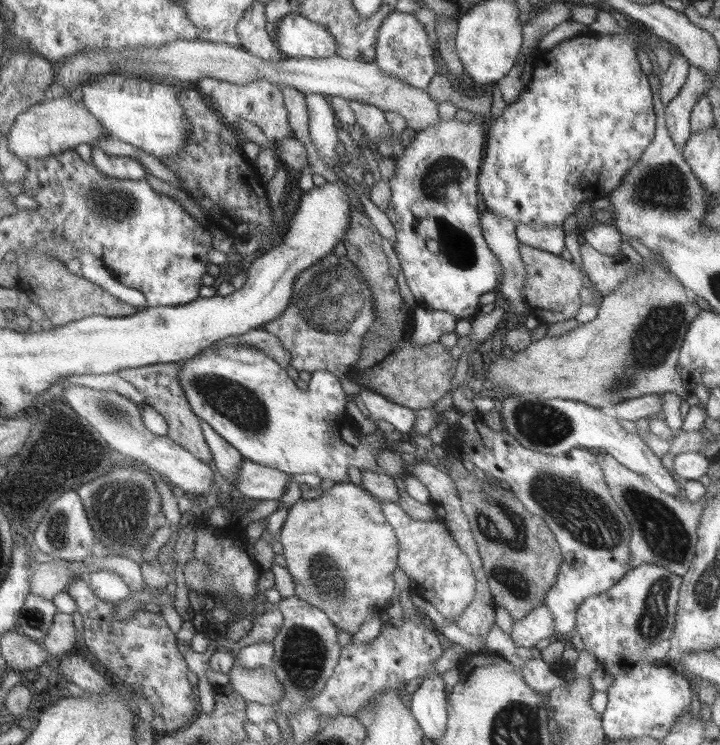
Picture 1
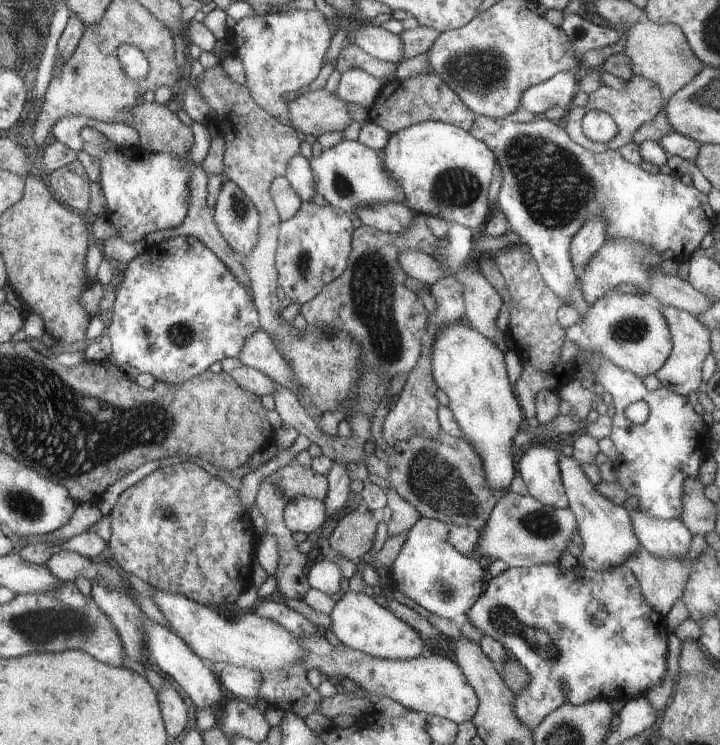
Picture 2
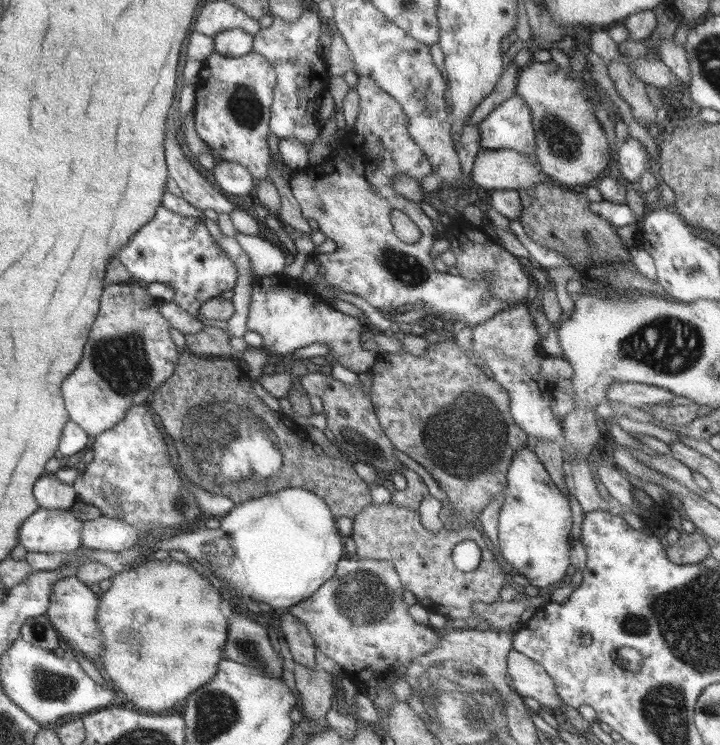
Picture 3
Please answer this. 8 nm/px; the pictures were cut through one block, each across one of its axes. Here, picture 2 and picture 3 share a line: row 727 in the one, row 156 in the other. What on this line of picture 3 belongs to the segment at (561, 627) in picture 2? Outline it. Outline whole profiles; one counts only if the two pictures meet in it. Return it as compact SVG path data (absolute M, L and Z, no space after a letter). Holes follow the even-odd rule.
M514 92L511 98L502 102L495 110L478 124L480 135L480 147L489 149L518 150L522 154L528 154L536 164L537 134L533 122L533 111L527 106L524 98Z

